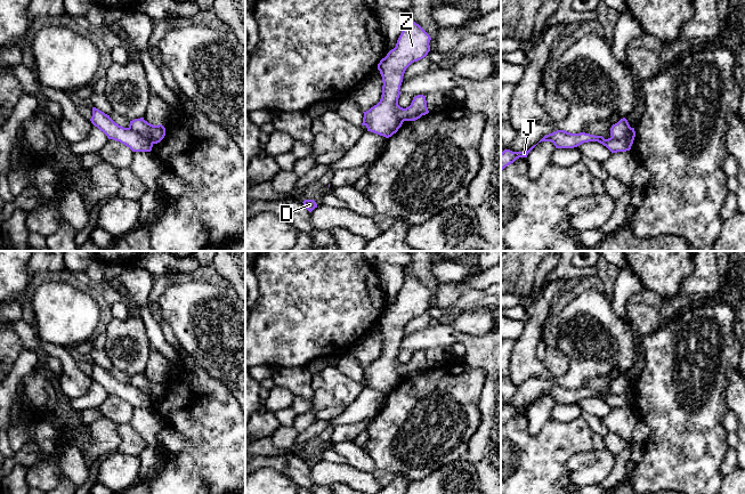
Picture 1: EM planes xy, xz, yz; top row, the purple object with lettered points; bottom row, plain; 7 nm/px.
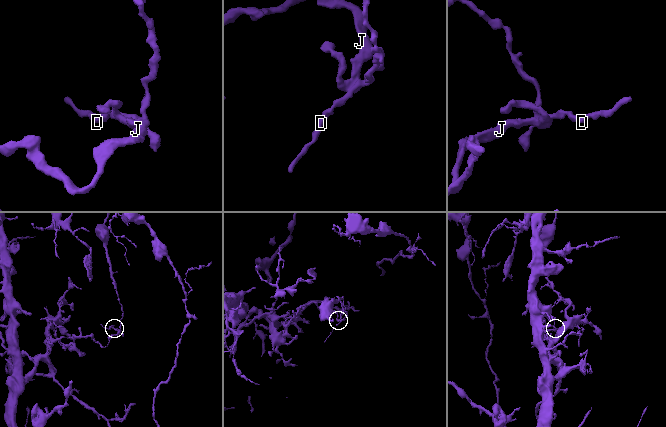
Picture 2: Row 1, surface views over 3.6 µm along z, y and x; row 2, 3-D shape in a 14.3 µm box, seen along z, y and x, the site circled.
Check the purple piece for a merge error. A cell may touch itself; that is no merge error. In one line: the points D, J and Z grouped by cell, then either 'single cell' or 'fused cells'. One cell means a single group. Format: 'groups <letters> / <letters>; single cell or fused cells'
groups D / J Z; fused cells

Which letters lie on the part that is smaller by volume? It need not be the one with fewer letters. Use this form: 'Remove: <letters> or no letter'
Remove: D

